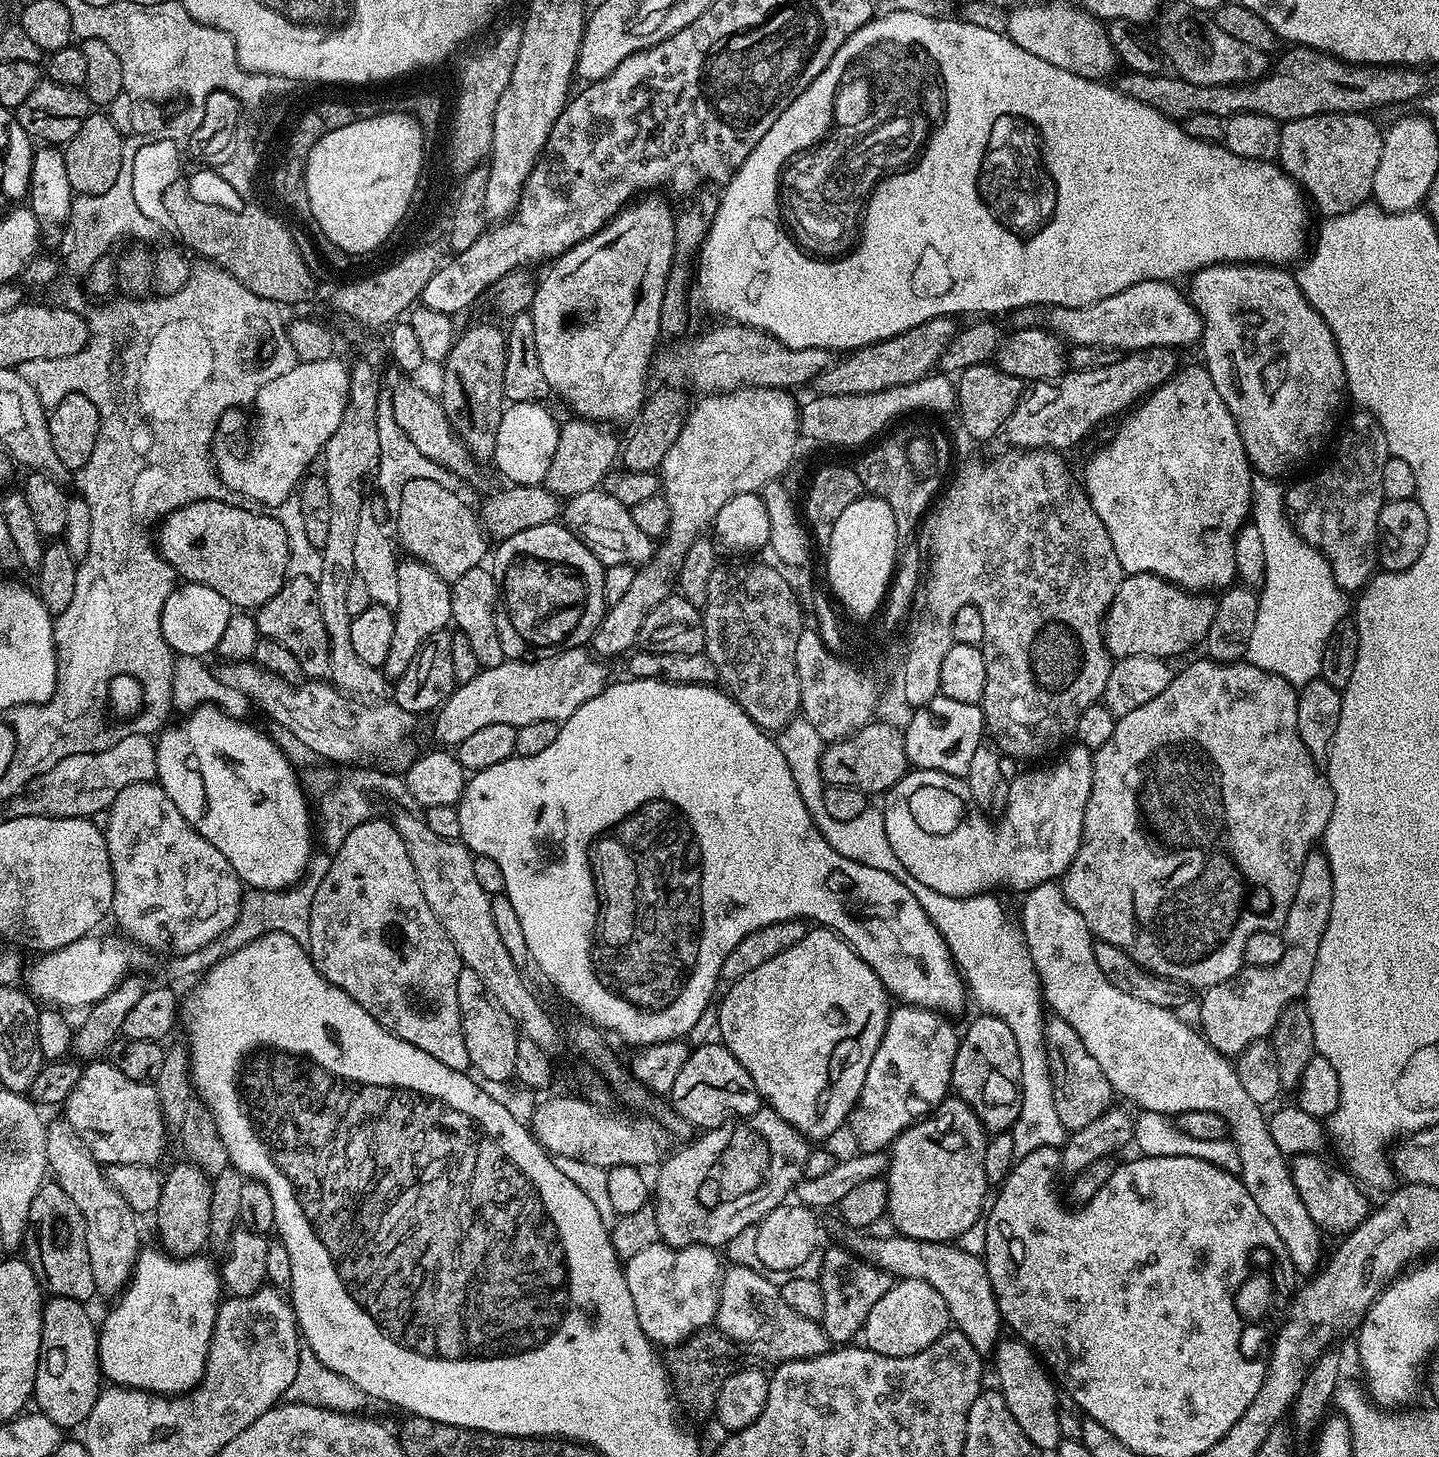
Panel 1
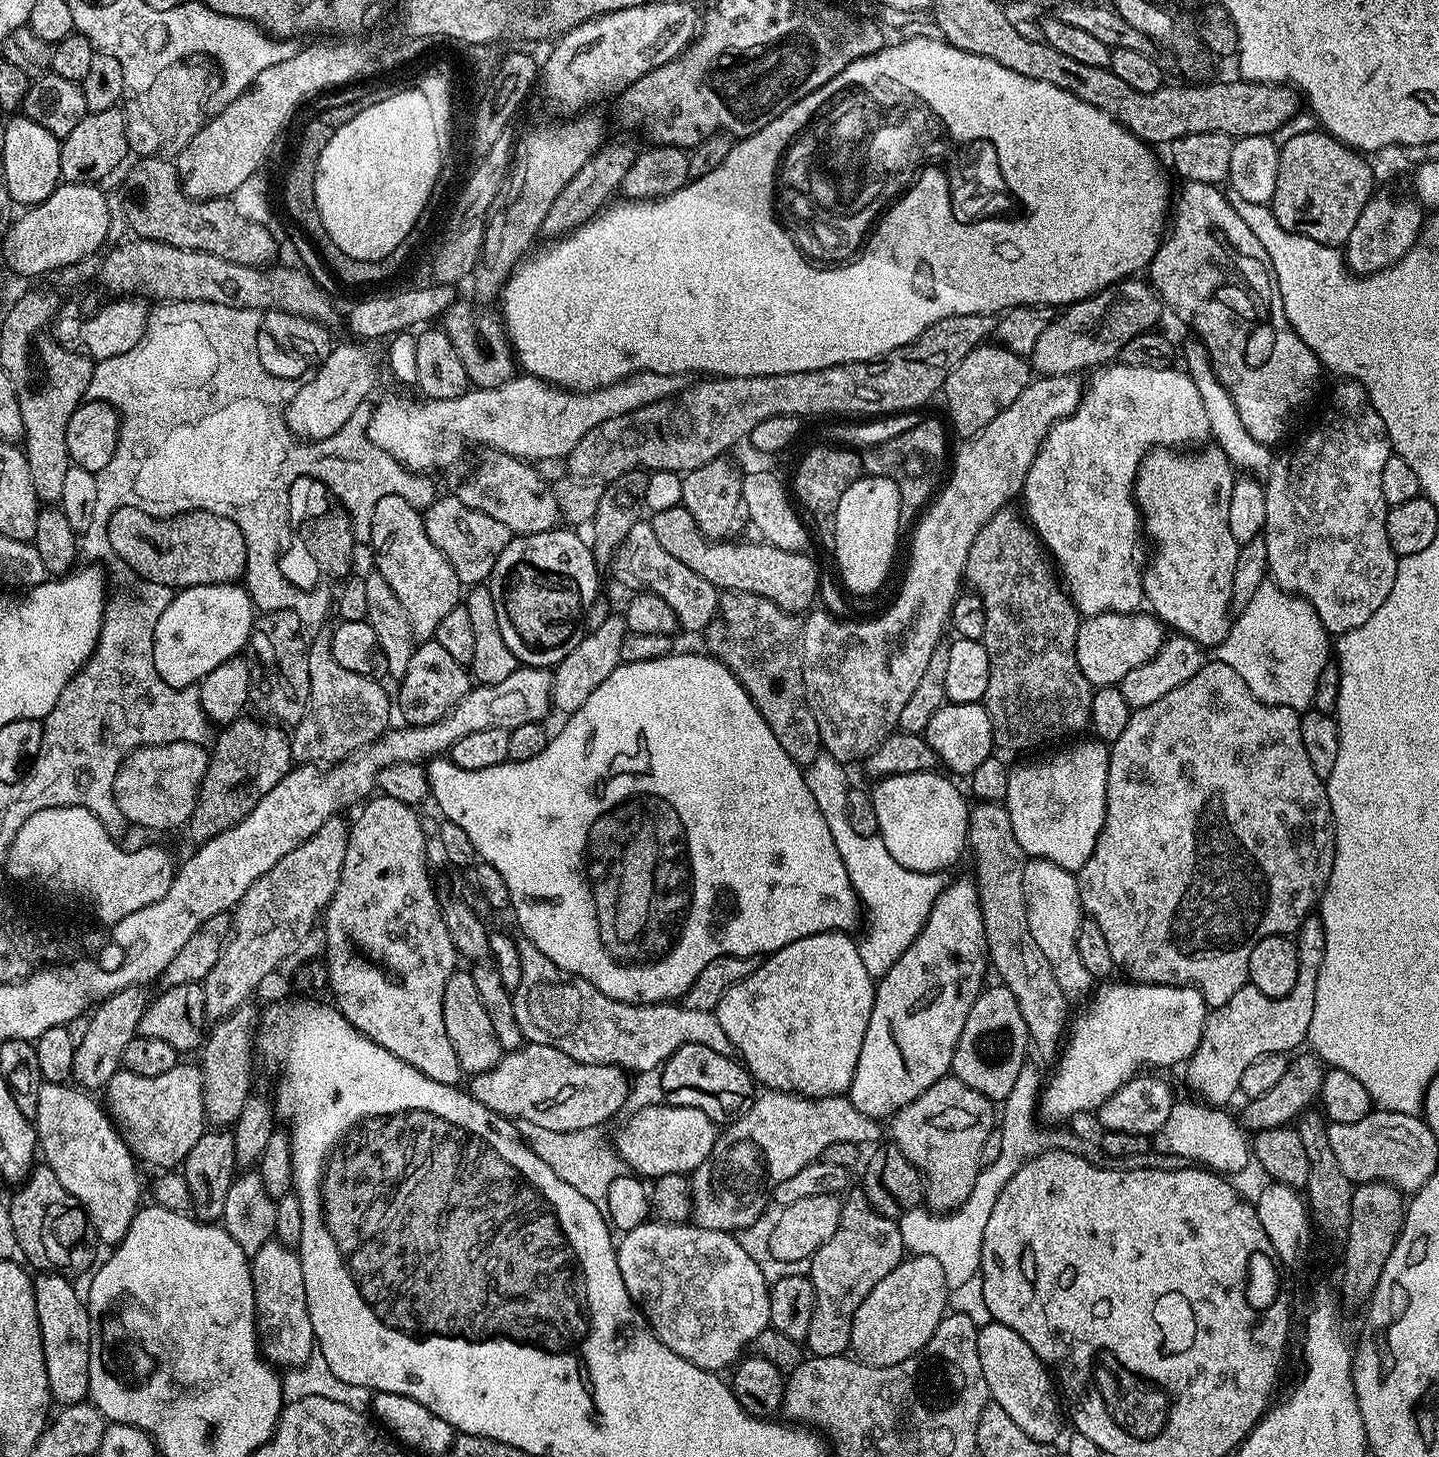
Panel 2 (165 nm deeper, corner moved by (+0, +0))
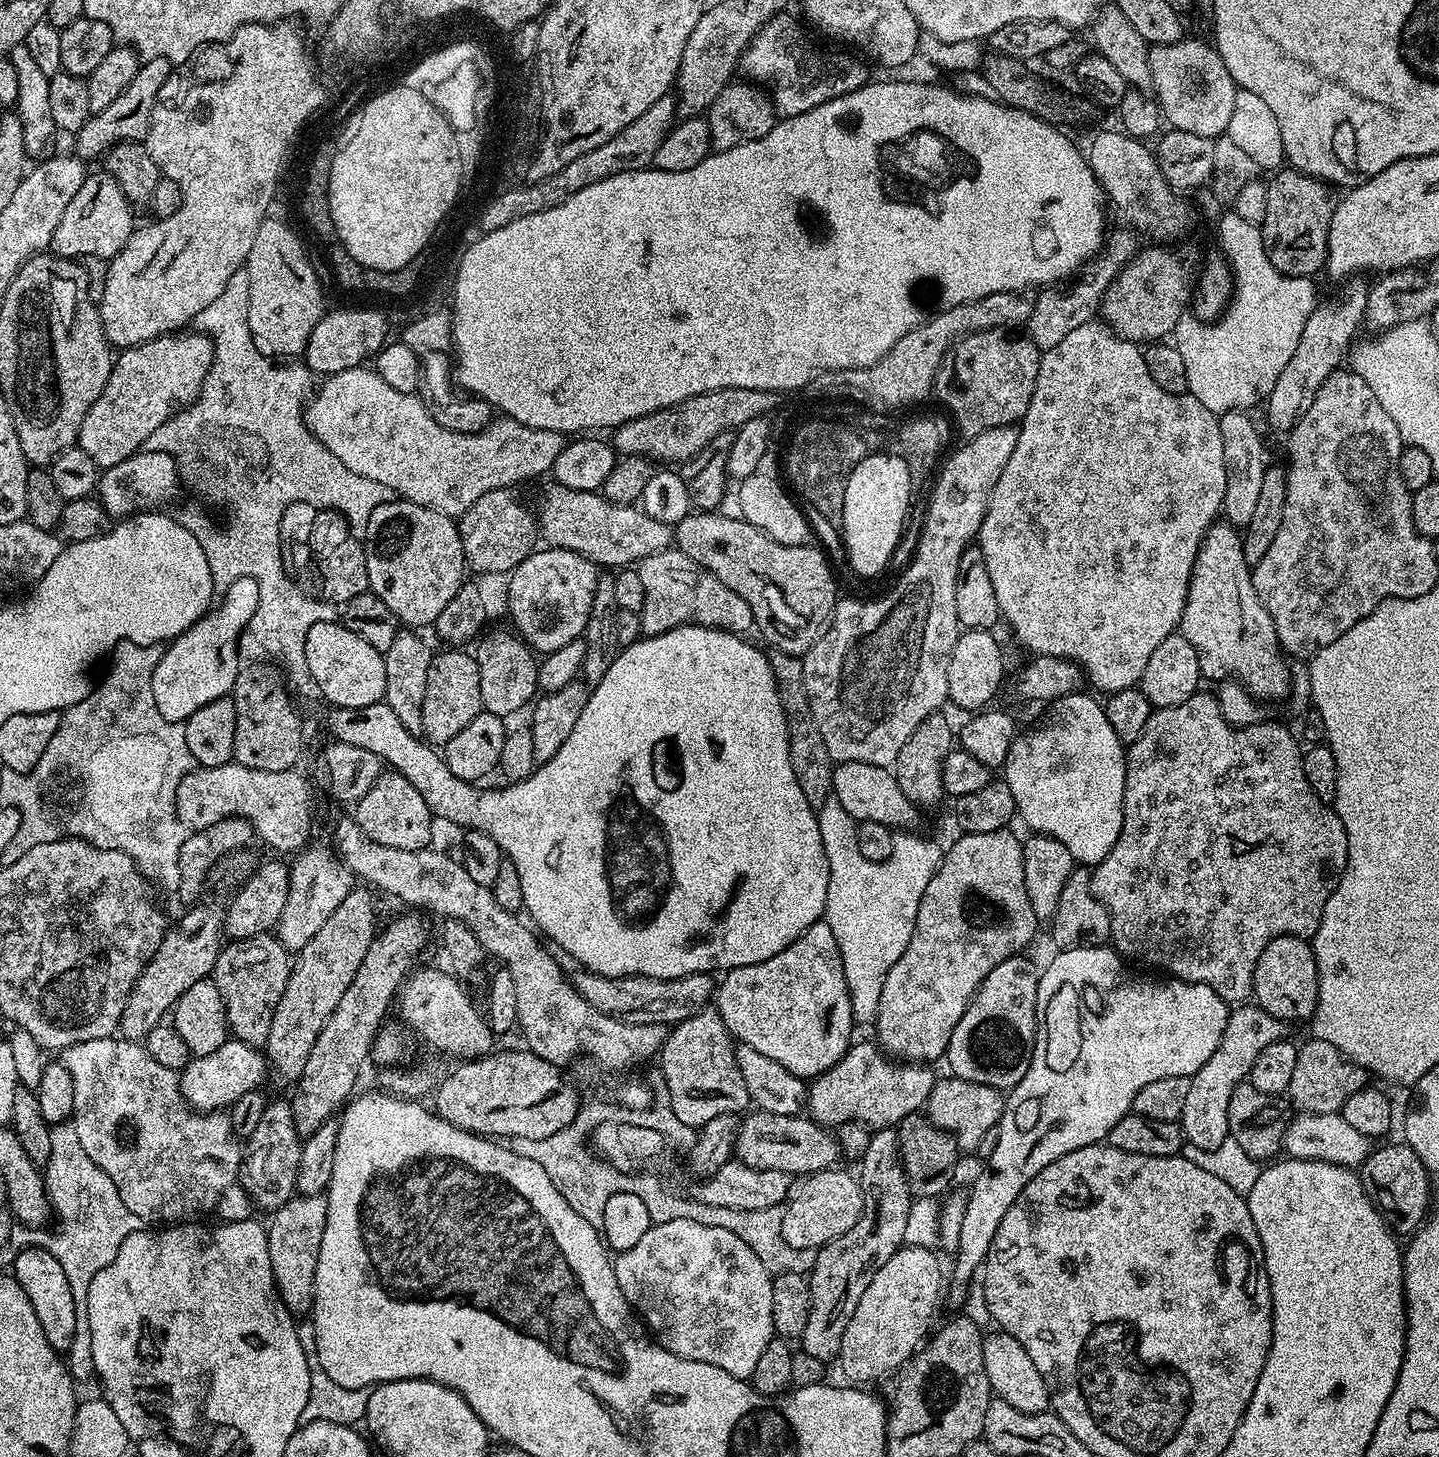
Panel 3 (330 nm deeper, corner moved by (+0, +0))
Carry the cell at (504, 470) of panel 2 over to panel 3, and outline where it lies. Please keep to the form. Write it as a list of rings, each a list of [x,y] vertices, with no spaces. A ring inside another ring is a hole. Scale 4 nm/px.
[[[557,482],[550,484],[544,492],[544,497],[540,500],[540,512],[538,508],[538,532],[545,545],[576,552],[582,558],[586,558],[604,570],[623,569],[625,566],[645,559],[648,555],[667,550],[673,545],[673,527],[650,518],[639,507],[615,504],[606,499],[599,491],[583,492],[582,490],[568,489]]]

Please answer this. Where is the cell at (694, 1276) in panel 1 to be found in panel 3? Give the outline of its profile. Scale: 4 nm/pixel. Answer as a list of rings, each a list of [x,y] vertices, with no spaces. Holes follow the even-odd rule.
[[[685,1218],[653,1224],[646,1230],[646,1234],[642,1234],[642,1239],[636,1245],[630,1246],[630,1250],[619,1253],[615,1257],[614,1267],[618,1278],[618,1286],[622,1286],[622,1294],[632,1305],[637,1317],[646,1325],[647,1331],[651,1333],[656,1343],[661,1344],[666,1350],[670,1350],[670,1354],[678,1354],[678,1358],[686,1358],[694,1362],[710,1362],[710,1366],[718,1366],[718,1370],[726,1370],[726,1374],[734,1374],[734,1378],[751,1381],[758,1357],[762,1355],[762,1350],[766,1350],[766,1346],[774,1338],[772,1330],[773,1275],[768,1272],[754,1250],[746,1242],[742,1242],[737,1234],[722,1229],[721,1226],[703,1225],[690,1222],[689,1219]]]

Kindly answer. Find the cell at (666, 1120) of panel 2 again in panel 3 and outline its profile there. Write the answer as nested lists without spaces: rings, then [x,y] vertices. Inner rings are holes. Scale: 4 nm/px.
[[[752,1110],[740,1121],[734,1156],[751,1168],[782,1170],[793,1178],[807,1178],[814,1172],[831,1169],[837,1163],[835,1160],[840,1160],[842,1155],[835,1135],[807,1115],[787,1116]]]

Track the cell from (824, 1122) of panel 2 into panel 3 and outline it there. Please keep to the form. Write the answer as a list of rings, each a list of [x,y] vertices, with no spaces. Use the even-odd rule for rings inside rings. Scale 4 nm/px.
[[[871,1039],[864,1040],[859,1044],[859,1042],[853,1043],[851,1047],[849,1047],[848,1053],[845,1054],[841,1060],[834,1065],[830,1070],[826,1070],[822,1075],[815,1077],[807,1085],[807,1099],[806,1099],[806,1112],[811,1119],[815,1120],[817,1124],[822,1124],[825,1126],[839,1126],[844,1123],[854,1123],[858,1122],[860,1124],[864,1124],[865,1127],[871,1130],[875,1130],[878,1128],[896,1128],[899,1124],[907,1118],[910,1114],[914,1114],[915,1112],[920,1112],[921,1109],[925,1107],[928,1103],[928,1096],[932,1093],[932,1088],[936,1085],[938,1076],[937,1073],[934,1074],[931,1072],[931,1067],[925,1066],[920,1062],[901,1062],[887,1054],[885,1054],[879,1043],[873,1042]]]

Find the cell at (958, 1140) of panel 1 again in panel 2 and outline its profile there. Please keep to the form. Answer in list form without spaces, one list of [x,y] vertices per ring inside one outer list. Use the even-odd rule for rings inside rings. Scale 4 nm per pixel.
[[[951,1074],[944,1076],[930,1090],[926,1090],[914,1102],[905,1108],[899,1108],[890,1118],[892,1124],[891,1143],[906,1154],[908,1161],[919,1168],[924,1182],[924,1200],[927,1207],[937,1214],[951,1212],[966,1202],[970,1190],[974,1187],[977,1174],[981,1170],[982,1146],[986,1138],[994,1131],[994,1116],[992,1120],[993,1101],[987,1100],[978,1090],[966,1086],[958,1077]]]

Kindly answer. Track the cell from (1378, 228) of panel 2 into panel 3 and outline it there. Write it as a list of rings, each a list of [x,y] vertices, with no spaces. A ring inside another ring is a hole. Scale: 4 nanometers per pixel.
[[[1349,278],[1343,281],[1340,293],[1333,304],[1321,303],[1310,314],[1310,318],[1302,326],[1302,338],[1298,338],[1298,350],[1286,362],[1282,374],[1278,374],[1278,382],[1274,382],[1274,390],[1268,395],[1266,407],[1268,407],[1268,424],[1277,428],[1280,434],[1287,434],[1293,428],[1310,402],[1318,394],[1322,382],[1330,378],[1330,374],[1345,363],[1354,341],[1357,339],[1356,331],[1360,324],[1365,323],[1364,311],[1368,305],[1369,281],[1364,278]]]

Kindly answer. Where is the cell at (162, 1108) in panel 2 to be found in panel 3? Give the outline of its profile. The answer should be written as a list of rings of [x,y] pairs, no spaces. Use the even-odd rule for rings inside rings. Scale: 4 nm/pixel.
[[[230,1038],[214,1054],[205,1056],[193,1056],[192,1061],[185,1066],[184,1071],[179,1073],[180,1089],[184,1095],[184,1100],[188,1107],[197,1112],[215,1112],[227,1109],[233,1104],[237,1104],[242,1098],[242,1094],[255,1092],[261,1087],[260,1079],[266,1076],[266,1056],[259,1048],[252,1048],[249,1044],[244,1044],[241,1040]]]

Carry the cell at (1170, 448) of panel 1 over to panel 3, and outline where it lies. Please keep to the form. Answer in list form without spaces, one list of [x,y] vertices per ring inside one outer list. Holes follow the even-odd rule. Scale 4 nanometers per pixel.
[[[1227,522],[1213,524],[1204,535],[1194,562],[1186,606],[1180,615],[1178,632],[1186,638],[1186,642],[1190,642],[1190,646],[1194,646],[1194,654],[1198,654],[1200,675],[1205,681],[1224,679],[1227,681],[1231,678],[1243,684],[1260,702],[1280,700],[1283,696],[1285,699],[1289,695],[1290,668],[1284,665],[1286,656],[1274,630],[1274,622],[1254,590],[1252,568],[1244,557],[1241,533]]]

